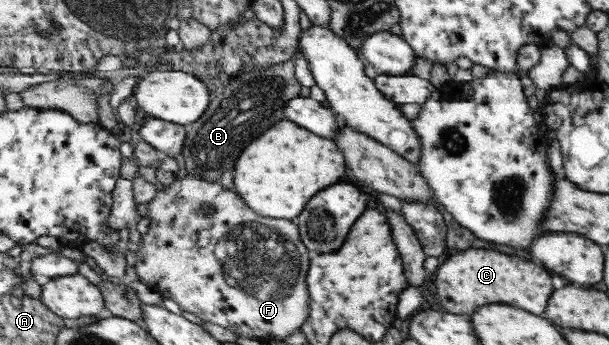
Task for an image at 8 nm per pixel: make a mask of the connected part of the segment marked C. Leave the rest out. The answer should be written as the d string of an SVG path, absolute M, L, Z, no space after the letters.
M471 248L451 252L435 274L436 290L443 309L460 315L474 315L487 304L509 304L541 314L553 290L549 272L526 259L492 249Z

